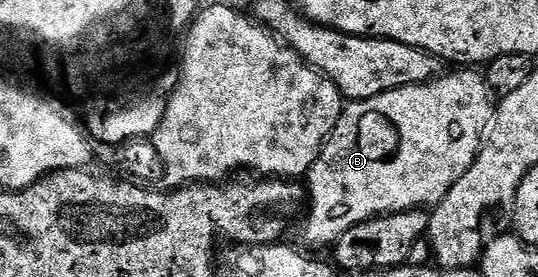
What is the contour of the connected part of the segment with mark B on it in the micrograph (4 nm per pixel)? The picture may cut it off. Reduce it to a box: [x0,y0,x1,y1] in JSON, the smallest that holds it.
[305,67,495,247]

